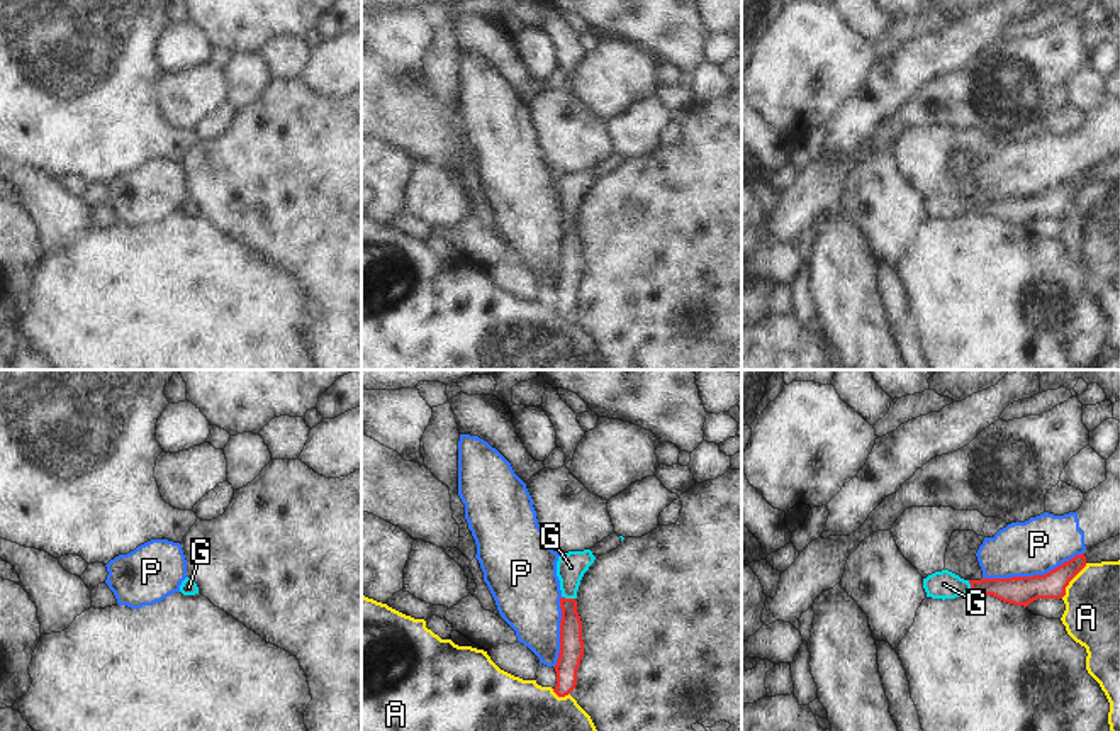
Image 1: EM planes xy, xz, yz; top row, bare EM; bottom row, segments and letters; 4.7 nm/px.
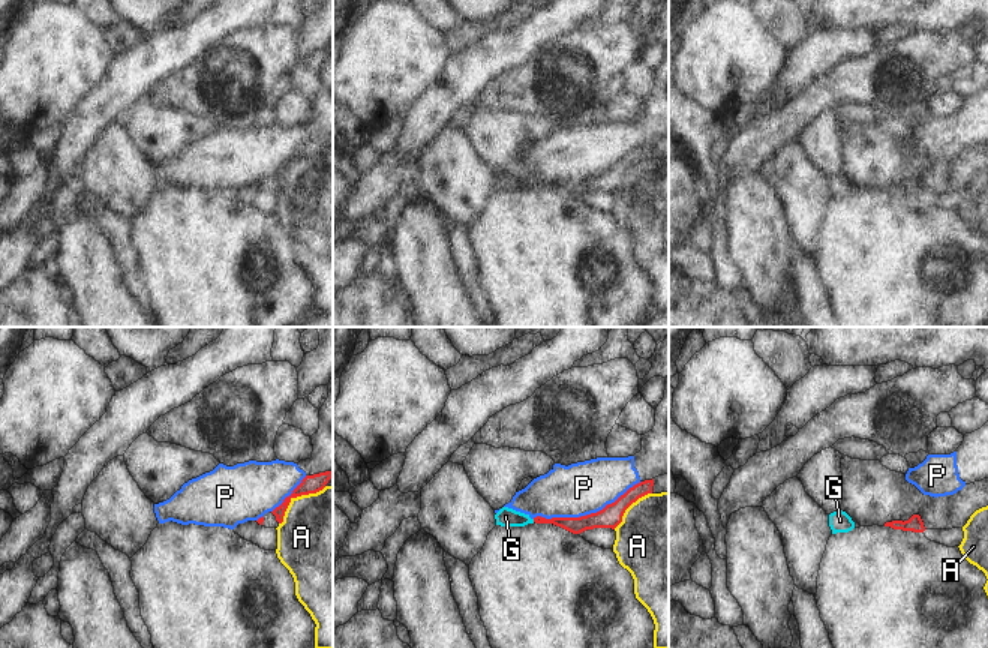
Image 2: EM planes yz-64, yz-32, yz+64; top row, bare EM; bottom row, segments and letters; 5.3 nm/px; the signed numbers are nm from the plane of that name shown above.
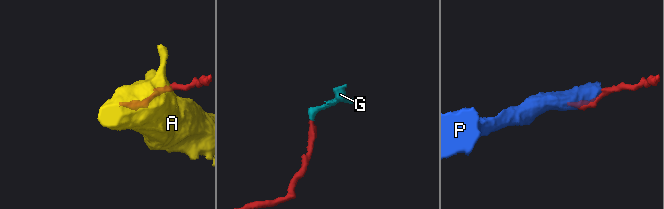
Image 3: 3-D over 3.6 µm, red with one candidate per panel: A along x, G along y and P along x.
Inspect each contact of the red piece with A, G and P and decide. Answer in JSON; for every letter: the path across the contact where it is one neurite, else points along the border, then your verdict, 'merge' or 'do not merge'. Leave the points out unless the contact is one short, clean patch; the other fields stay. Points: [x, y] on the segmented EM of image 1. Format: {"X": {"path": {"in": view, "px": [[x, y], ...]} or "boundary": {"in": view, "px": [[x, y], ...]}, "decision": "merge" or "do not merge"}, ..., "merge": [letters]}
{"A": {"decision": "do not merge"}, "G": {"path": {"in": "xz", "px": [[571, 626], [569, 599], [571, 567]]}, "decision": "merge"}, "P": {"decision": "do not merge"}, "merge": ["G"]}

